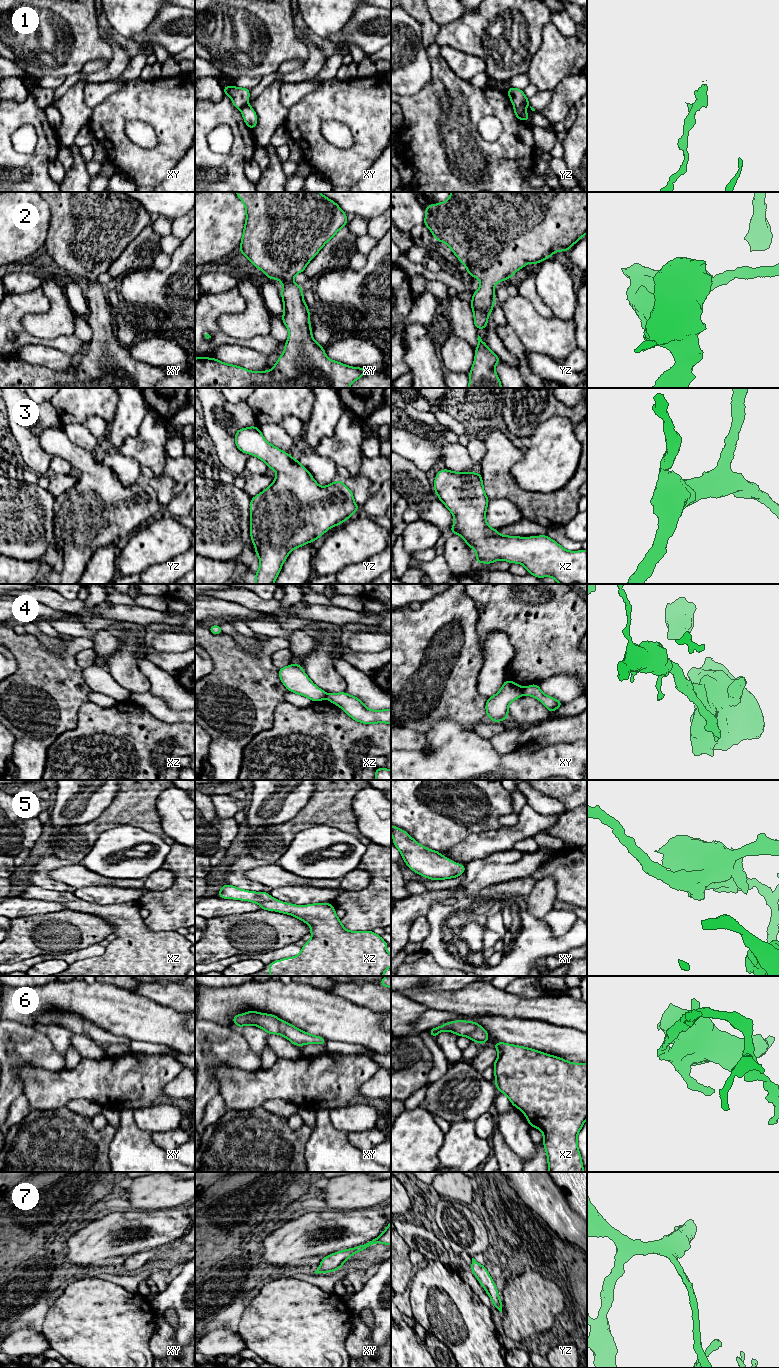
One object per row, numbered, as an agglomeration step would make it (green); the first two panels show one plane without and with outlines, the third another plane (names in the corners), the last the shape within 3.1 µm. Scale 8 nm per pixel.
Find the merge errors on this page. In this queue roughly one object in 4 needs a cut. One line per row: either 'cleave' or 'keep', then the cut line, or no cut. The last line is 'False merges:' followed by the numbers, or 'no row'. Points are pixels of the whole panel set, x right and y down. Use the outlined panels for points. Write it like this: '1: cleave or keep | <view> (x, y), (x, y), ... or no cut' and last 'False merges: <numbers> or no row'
1: cleave | yz (514, 107), (520, 112), (522, 119)
2: keep | no cut
3: keep | no cut
4: cleave | xy (524, 690), (523, 693)
5: keep | no cut
6: keep | no cut
7: keep | no cut
False merges: 1, 4

